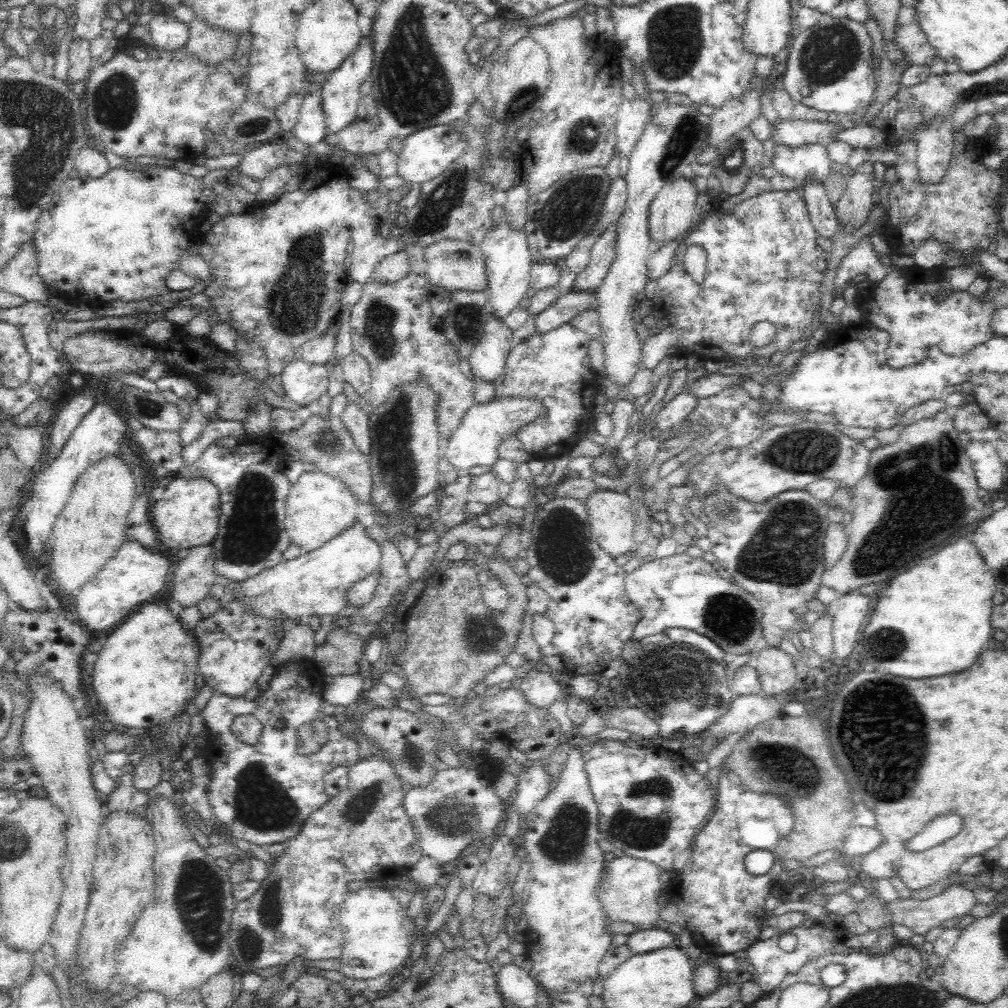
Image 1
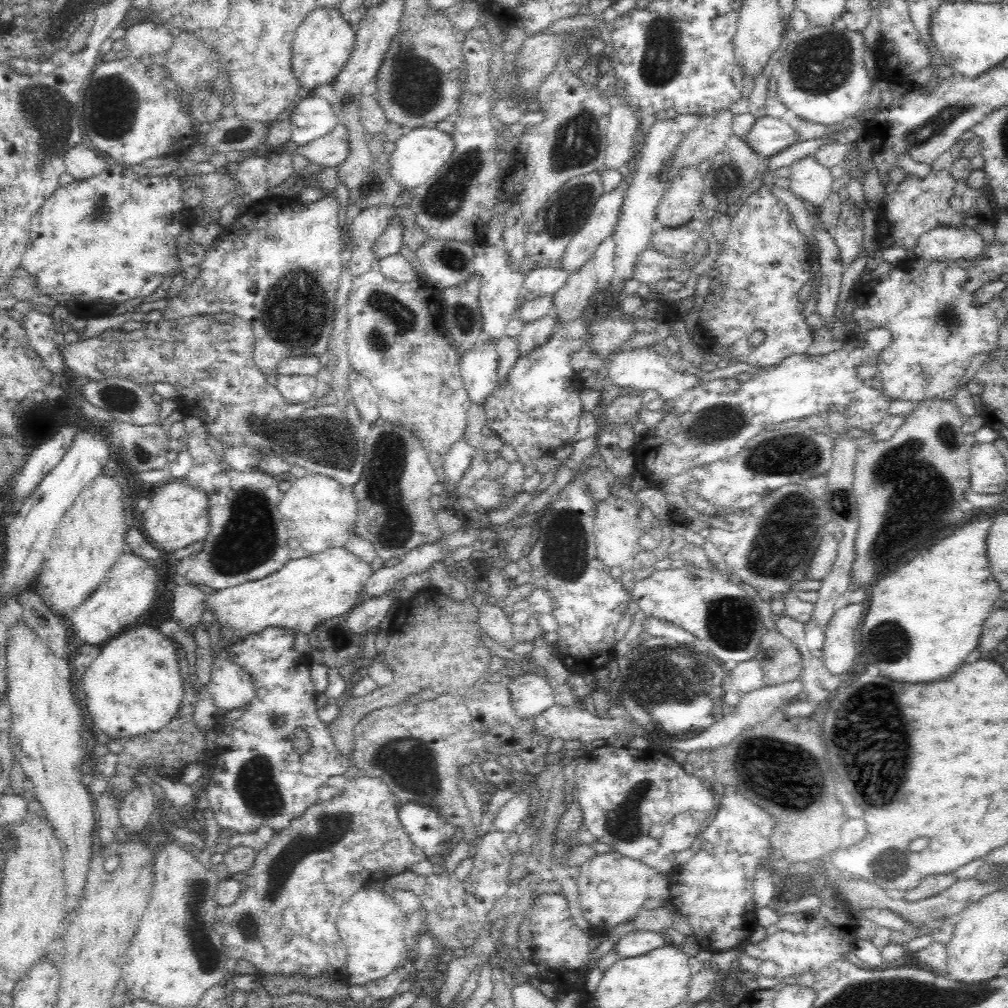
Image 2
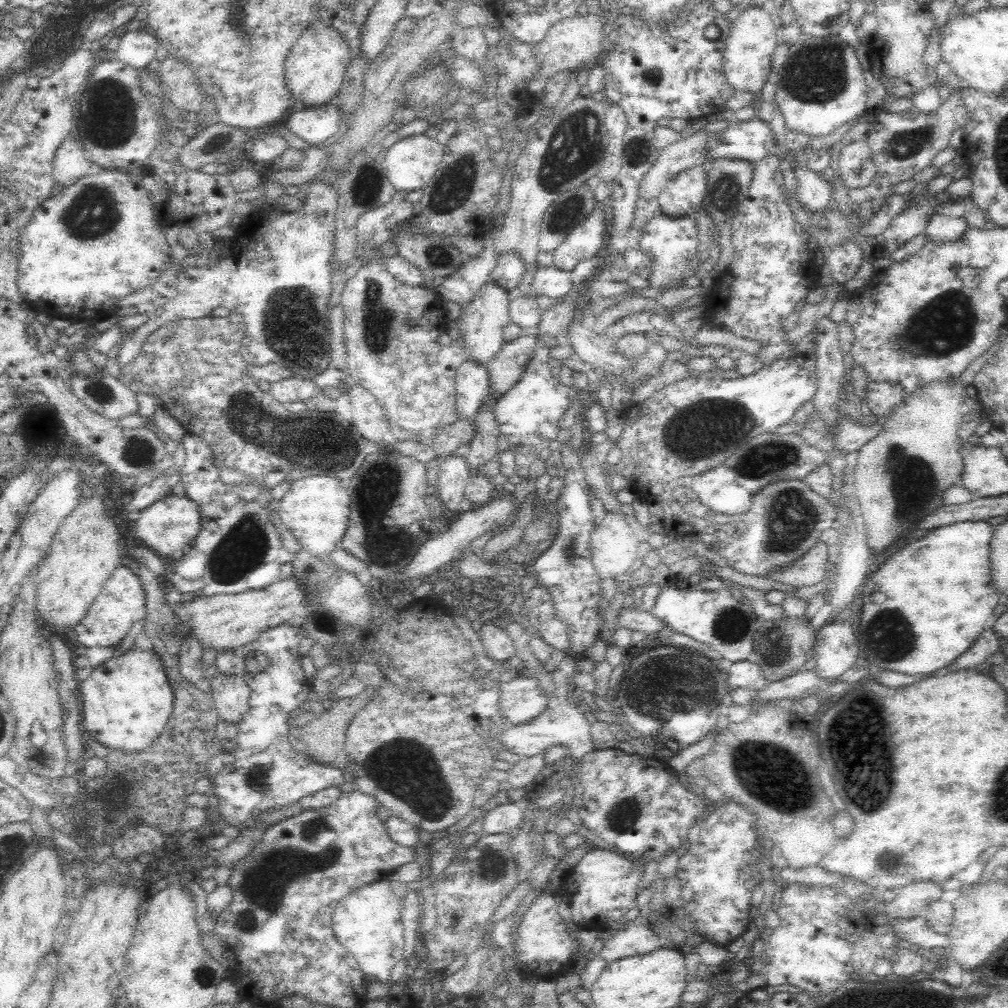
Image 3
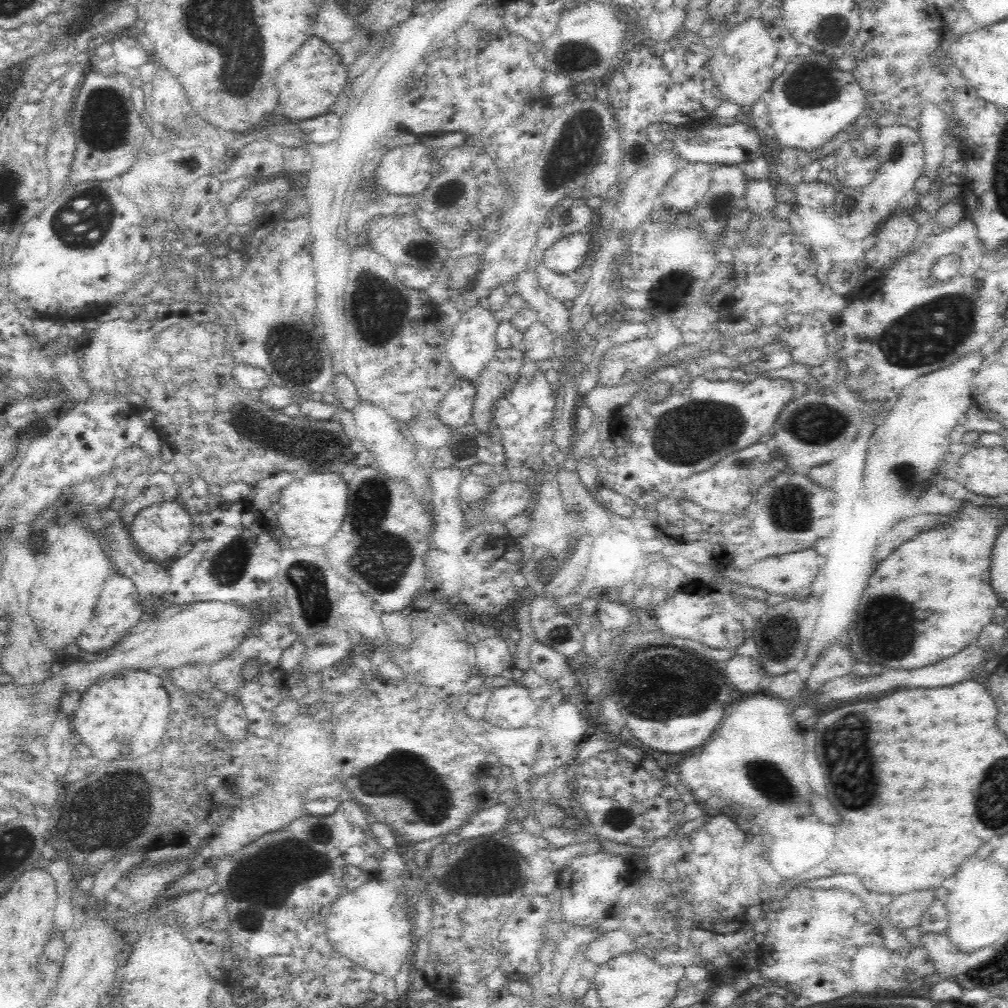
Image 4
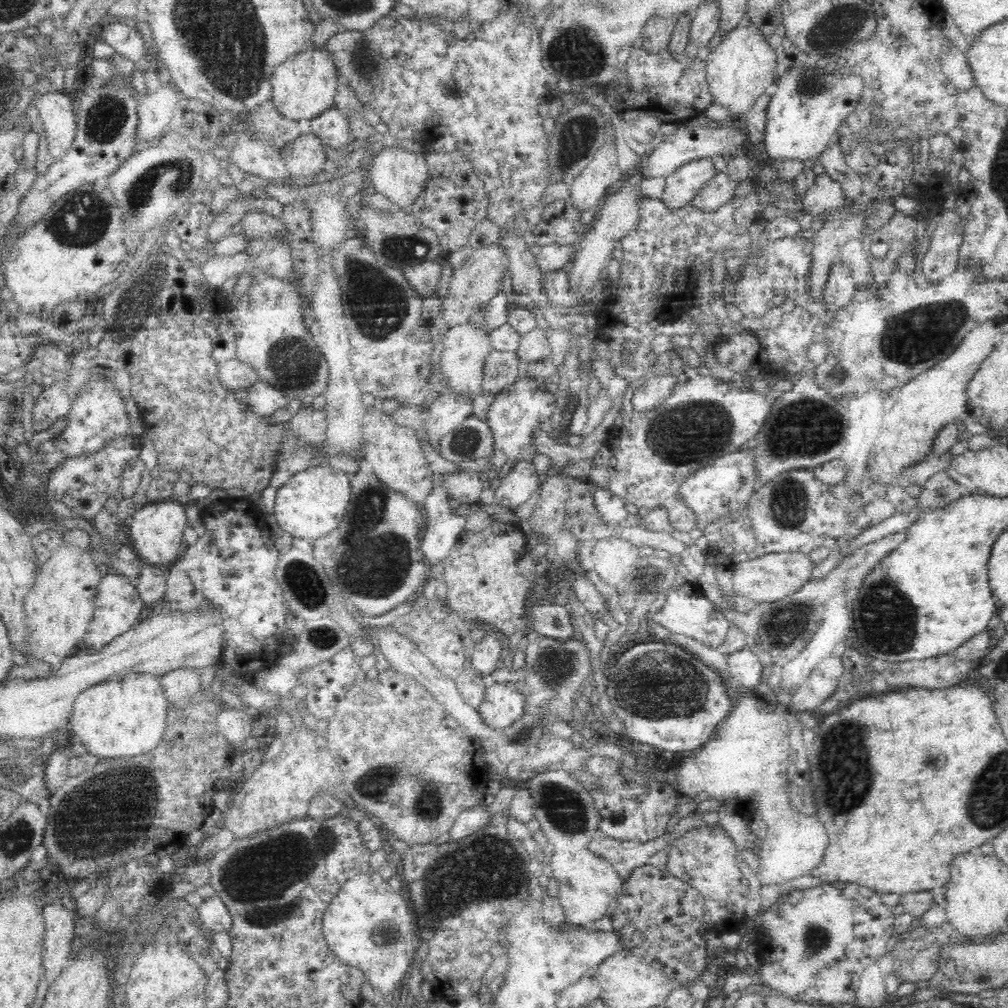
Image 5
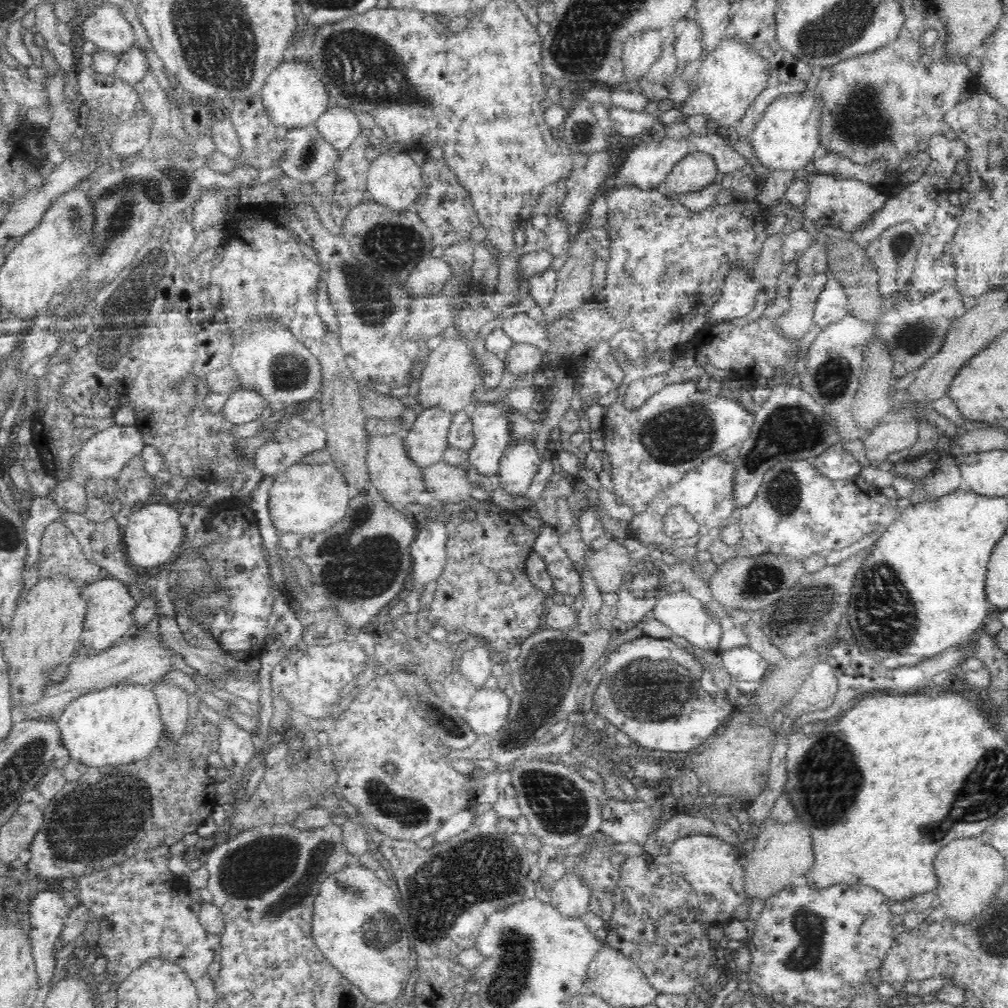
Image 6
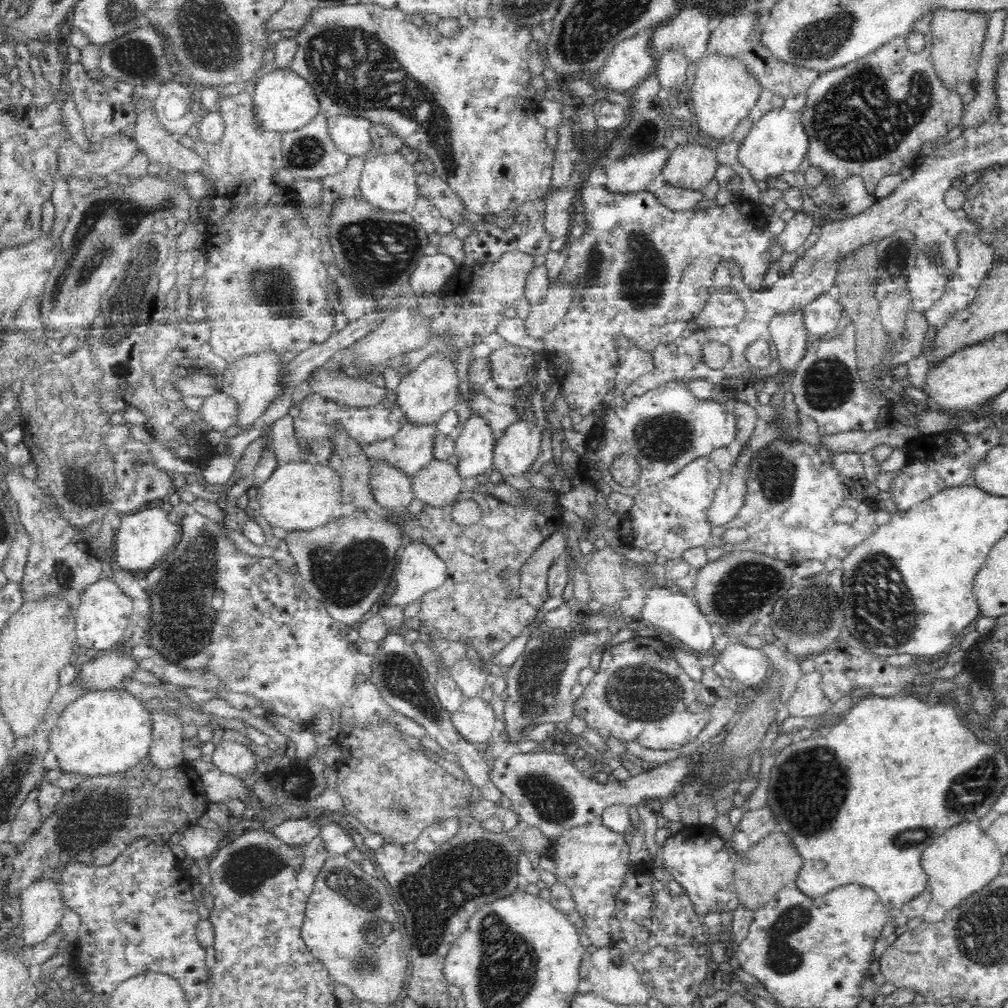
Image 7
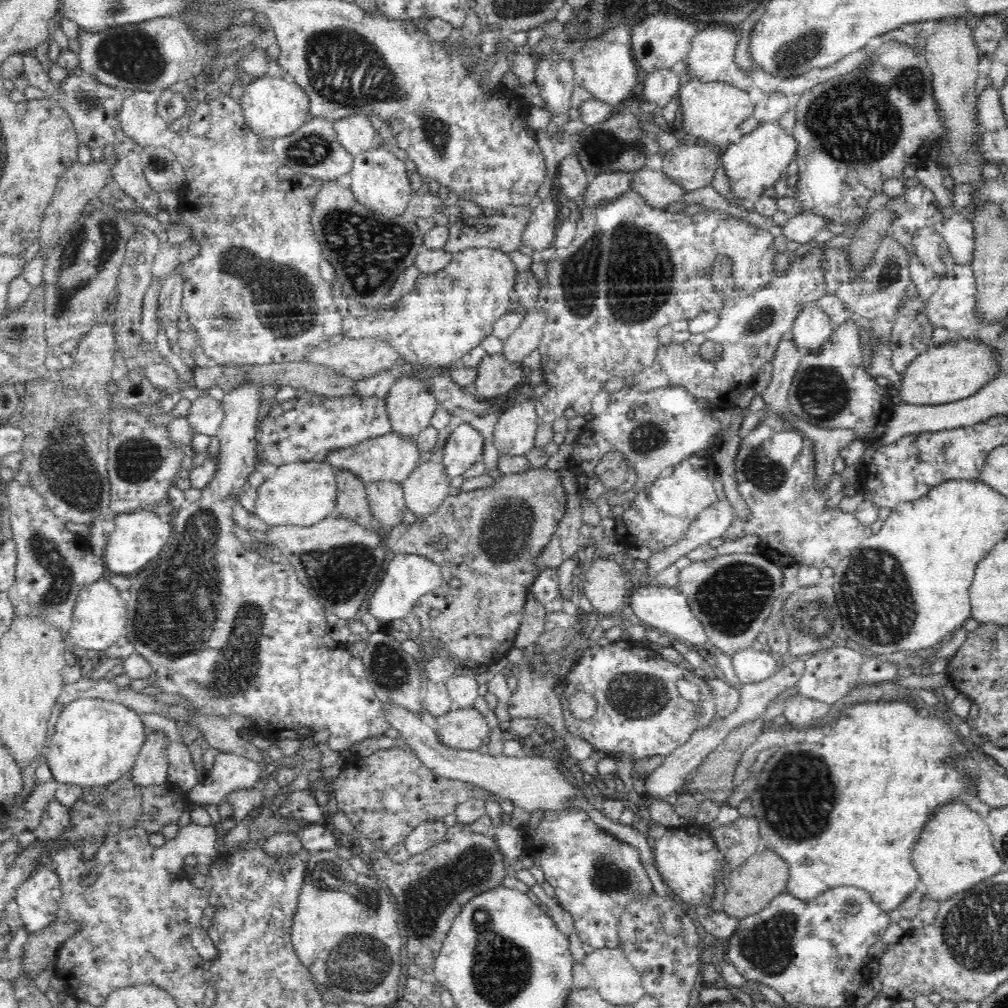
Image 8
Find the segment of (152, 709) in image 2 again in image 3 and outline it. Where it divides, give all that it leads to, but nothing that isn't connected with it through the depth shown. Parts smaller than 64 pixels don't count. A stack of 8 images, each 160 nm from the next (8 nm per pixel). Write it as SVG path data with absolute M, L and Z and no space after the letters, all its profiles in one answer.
M125 646L125 651L119 648L106 658L102 662L94 660L96 670L87 672L80 681L82 731L88 744L98 742L109 751L139 753L150 748L163 734L173 710L172 689L152 647L128 649Z

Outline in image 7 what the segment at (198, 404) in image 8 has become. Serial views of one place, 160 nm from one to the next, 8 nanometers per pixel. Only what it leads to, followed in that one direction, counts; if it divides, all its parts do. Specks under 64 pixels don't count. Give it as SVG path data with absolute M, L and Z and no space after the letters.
M224 392L206 397L200 411L203 412L205 424L216 431L234 426L240 416L238 400Z

